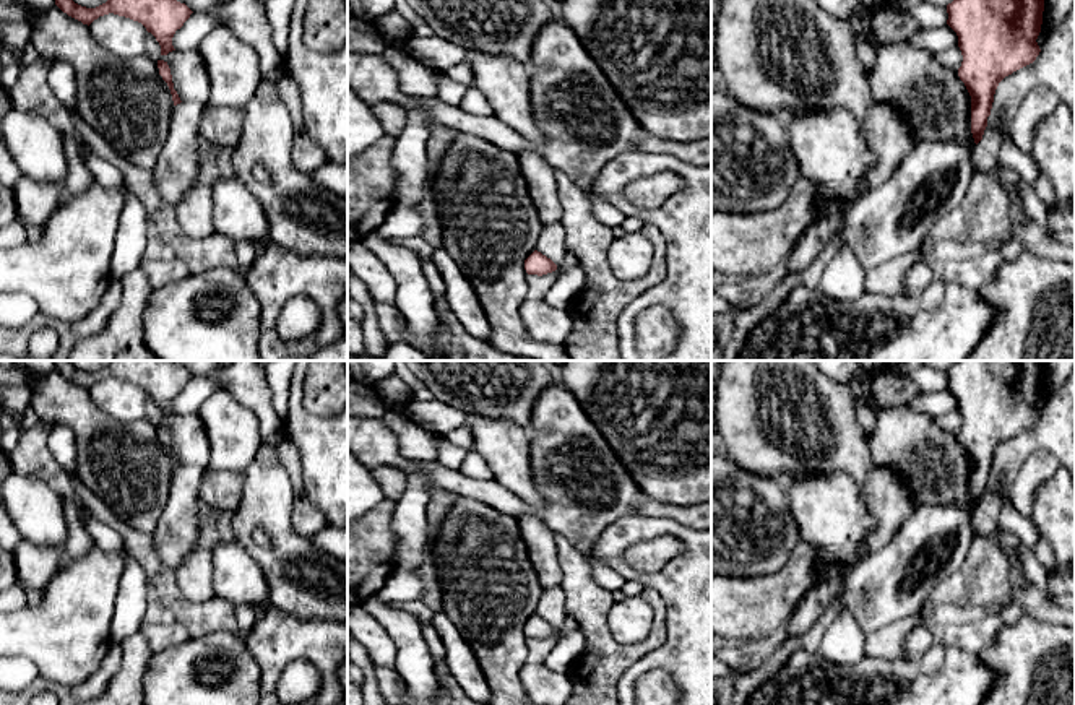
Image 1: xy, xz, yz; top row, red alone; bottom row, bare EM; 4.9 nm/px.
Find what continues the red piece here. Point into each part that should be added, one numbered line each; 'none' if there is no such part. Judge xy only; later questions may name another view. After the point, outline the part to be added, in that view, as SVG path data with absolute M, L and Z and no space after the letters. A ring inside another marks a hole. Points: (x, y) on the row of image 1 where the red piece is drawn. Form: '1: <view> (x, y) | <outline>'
none

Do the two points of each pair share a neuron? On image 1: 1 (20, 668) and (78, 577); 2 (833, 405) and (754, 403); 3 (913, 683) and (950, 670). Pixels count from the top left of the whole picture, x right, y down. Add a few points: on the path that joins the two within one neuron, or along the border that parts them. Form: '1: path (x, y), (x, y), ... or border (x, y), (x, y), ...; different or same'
1: border (17, 655), (26, 657), (36, 666), (39, 676); different
2: path (814, 405), (773, 405); same
3: path (923, 683), (937, 683), (941, 679); same

